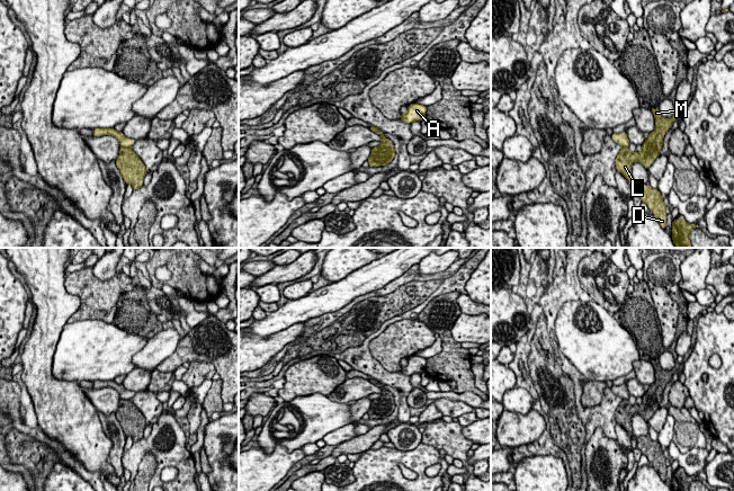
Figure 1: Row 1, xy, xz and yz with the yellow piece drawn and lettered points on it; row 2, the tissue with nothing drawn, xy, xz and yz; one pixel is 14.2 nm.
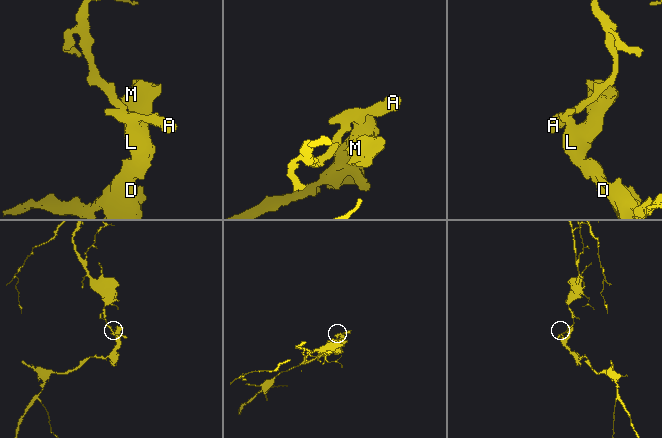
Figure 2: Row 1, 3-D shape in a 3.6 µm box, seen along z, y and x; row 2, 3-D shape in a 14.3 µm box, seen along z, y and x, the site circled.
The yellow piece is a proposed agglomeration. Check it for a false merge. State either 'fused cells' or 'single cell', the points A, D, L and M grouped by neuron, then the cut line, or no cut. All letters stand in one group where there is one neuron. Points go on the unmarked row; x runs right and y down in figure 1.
fused cells; A / D L M; cut in xy along (122, 399), (128, 400)

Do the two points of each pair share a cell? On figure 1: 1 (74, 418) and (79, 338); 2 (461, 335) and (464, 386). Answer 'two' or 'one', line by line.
1: two
2: two

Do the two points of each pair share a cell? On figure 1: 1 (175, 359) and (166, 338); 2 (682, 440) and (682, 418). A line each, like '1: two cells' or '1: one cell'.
1: two cells
2: one cell

